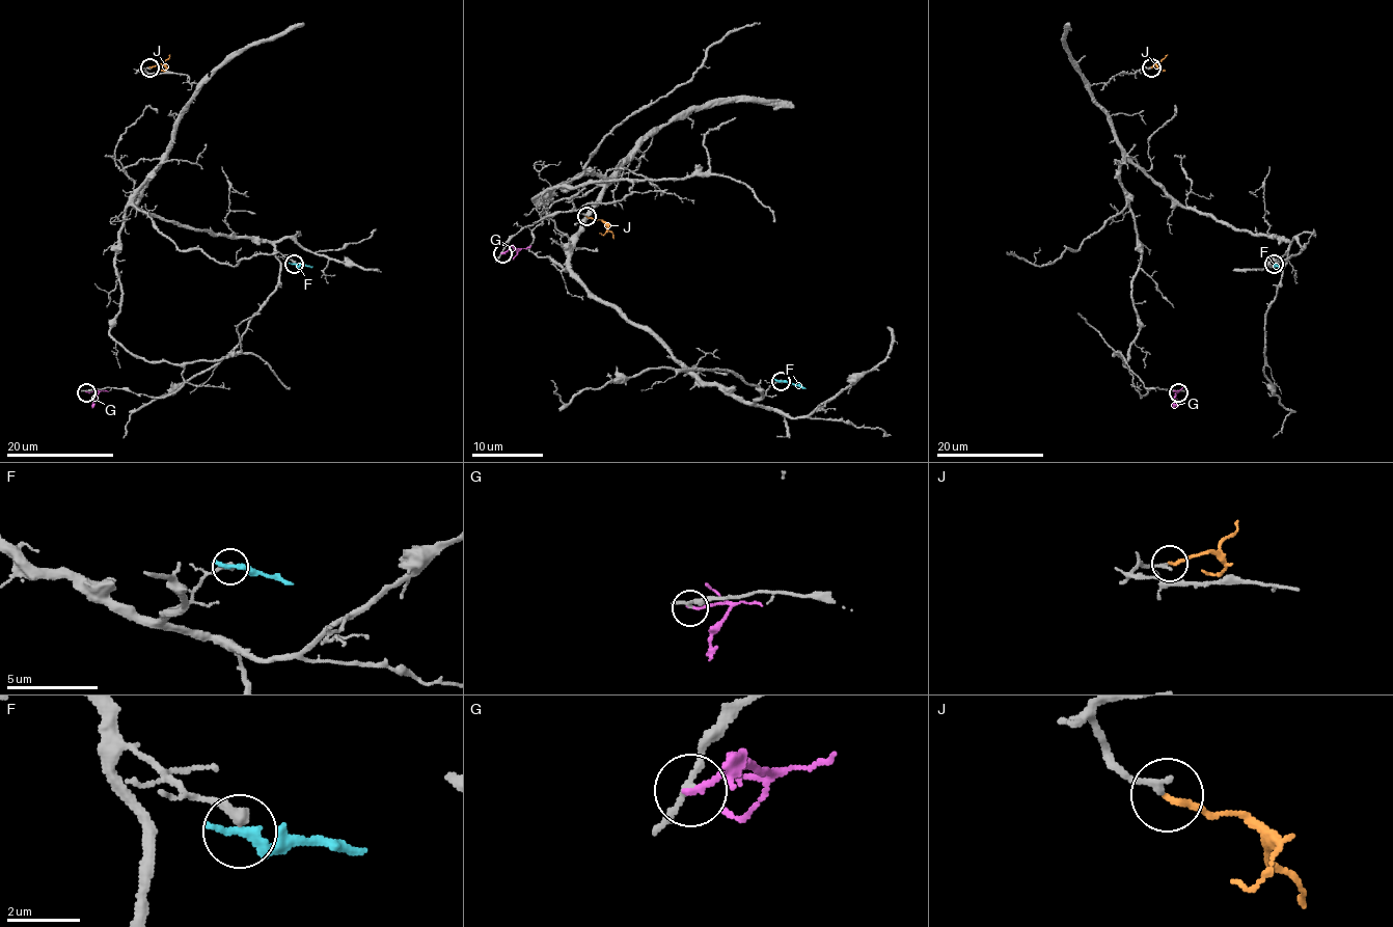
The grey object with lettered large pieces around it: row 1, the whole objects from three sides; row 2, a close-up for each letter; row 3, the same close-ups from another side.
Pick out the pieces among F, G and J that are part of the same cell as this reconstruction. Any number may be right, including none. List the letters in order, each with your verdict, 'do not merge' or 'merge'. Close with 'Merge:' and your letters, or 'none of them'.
F: do not merge
G: do not merge
J: merge
Merge: J

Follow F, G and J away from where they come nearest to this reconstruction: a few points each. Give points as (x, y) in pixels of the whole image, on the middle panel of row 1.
F: (781, 382), (806, 388)
G: (502, 252), (517, 249), (510, 247)
J: (588, 217), (605, 223), (613, 238)

